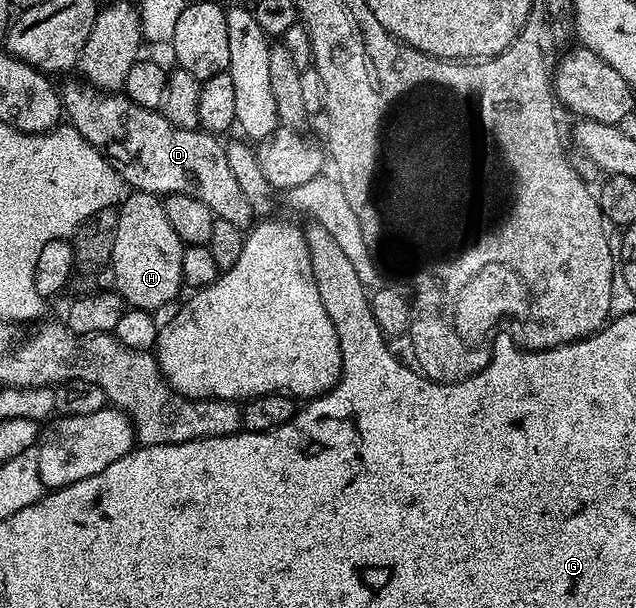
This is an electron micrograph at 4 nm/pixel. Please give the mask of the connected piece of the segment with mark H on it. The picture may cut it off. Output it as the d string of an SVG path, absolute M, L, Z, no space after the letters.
M133 191L125 195L118 211L118 230L114 234L114 250L110 261L112 280L116 283L113 284L115 291L119 292L125 305L145 310L164 308L179 294L180 288L185 287L182 278L182 254L186 245L178 238L178 234L174 234L174 226L170 226L170 218L166 218L164 201L159 195Z

